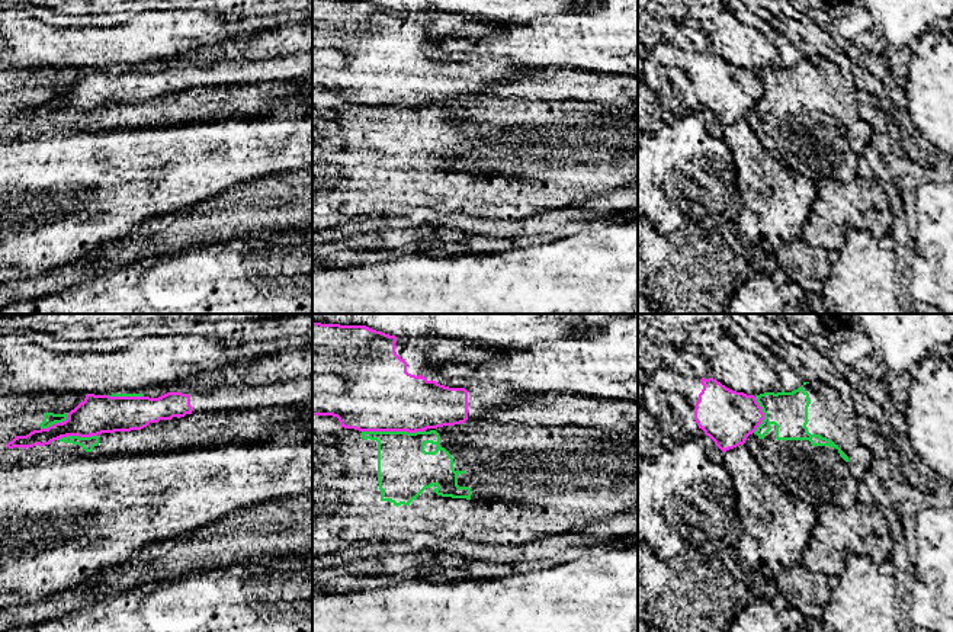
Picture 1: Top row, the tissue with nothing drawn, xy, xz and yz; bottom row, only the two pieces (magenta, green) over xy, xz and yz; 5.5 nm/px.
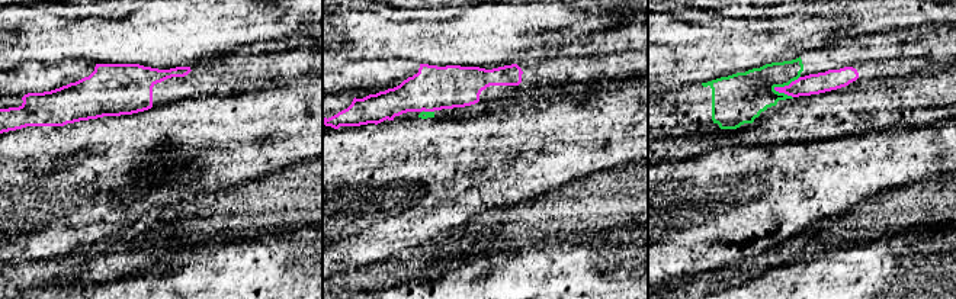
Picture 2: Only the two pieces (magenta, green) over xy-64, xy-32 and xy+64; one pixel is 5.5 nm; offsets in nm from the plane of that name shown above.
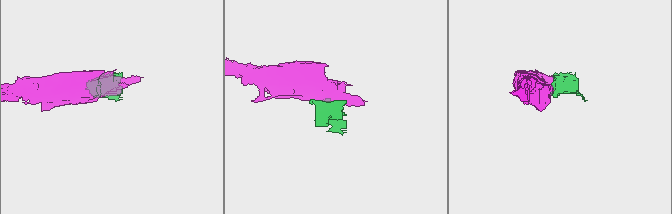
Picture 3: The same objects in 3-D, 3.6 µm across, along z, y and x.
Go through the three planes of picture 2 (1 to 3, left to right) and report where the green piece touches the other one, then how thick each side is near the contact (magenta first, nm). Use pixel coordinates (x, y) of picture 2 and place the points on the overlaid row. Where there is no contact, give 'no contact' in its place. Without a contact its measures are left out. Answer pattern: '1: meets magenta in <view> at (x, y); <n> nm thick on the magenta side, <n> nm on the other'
1: no contact
2: meets magenta in xy-32 at (429, 111); 240 nm thick on the magenta side, 50 nm on the other
3: meets magenta in xy+64 at (786, 86); 110 nm thick on the magenta side, 260 nm on the other

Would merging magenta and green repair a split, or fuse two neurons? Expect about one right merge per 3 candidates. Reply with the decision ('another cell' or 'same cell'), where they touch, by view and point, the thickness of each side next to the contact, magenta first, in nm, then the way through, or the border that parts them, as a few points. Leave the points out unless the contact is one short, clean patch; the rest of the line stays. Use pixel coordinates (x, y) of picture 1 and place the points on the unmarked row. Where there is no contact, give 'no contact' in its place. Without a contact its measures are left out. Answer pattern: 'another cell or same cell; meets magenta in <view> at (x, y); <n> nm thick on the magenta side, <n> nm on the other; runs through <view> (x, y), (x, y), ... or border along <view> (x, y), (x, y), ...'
another cell; meets magenta in xz at (392, 105); 440 nm thick on the magenta side, 300 nm on the other

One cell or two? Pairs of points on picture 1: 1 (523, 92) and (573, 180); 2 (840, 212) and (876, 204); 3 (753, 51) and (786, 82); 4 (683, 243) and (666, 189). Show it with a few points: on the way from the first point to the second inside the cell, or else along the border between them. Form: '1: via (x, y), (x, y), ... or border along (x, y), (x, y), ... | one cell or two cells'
1: border along (494, 96), (562, 99) | two cells
2: via (849, 214), (865, 214), (868, 211) | one cell
3: border along (782, 64), (754, 70) | two cells
4: border along (712, 221), (658, 234) | two cells

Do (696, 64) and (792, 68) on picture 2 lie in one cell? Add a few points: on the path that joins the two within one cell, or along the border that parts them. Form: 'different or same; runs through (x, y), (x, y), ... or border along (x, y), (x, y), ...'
different; border along (753, 67), (721, 77)

